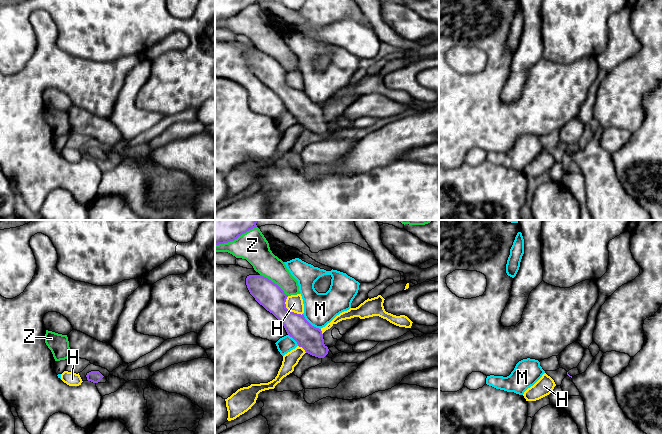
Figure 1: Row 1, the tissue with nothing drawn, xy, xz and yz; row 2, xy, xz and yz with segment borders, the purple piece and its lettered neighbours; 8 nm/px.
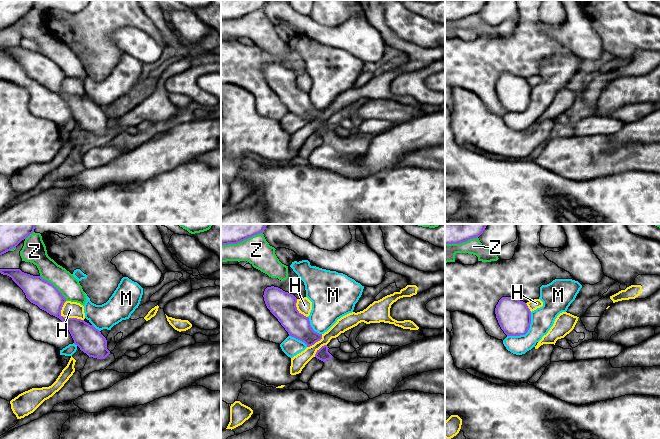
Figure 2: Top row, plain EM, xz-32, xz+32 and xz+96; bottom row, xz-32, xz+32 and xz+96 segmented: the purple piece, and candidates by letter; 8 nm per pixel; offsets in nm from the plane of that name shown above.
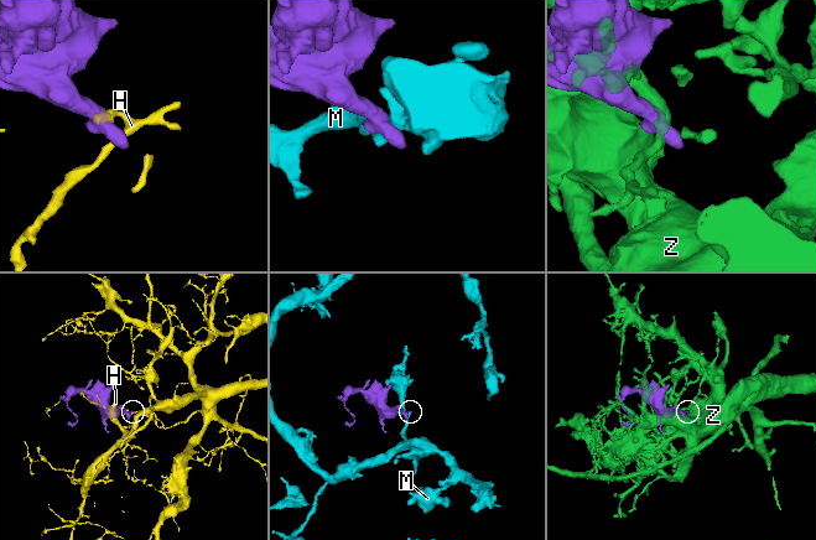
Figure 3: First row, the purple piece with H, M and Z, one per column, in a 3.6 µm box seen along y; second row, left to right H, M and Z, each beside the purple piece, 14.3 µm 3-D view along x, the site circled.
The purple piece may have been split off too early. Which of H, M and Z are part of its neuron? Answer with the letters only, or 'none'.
none

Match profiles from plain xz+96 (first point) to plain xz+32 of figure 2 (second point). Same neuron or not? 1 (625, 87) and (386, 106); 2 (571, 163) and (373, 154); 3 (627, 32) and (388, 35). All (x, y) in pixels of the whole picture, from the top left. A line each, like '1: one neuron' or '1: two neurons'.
1: two neurons
2: two neurons
3: two neurons

